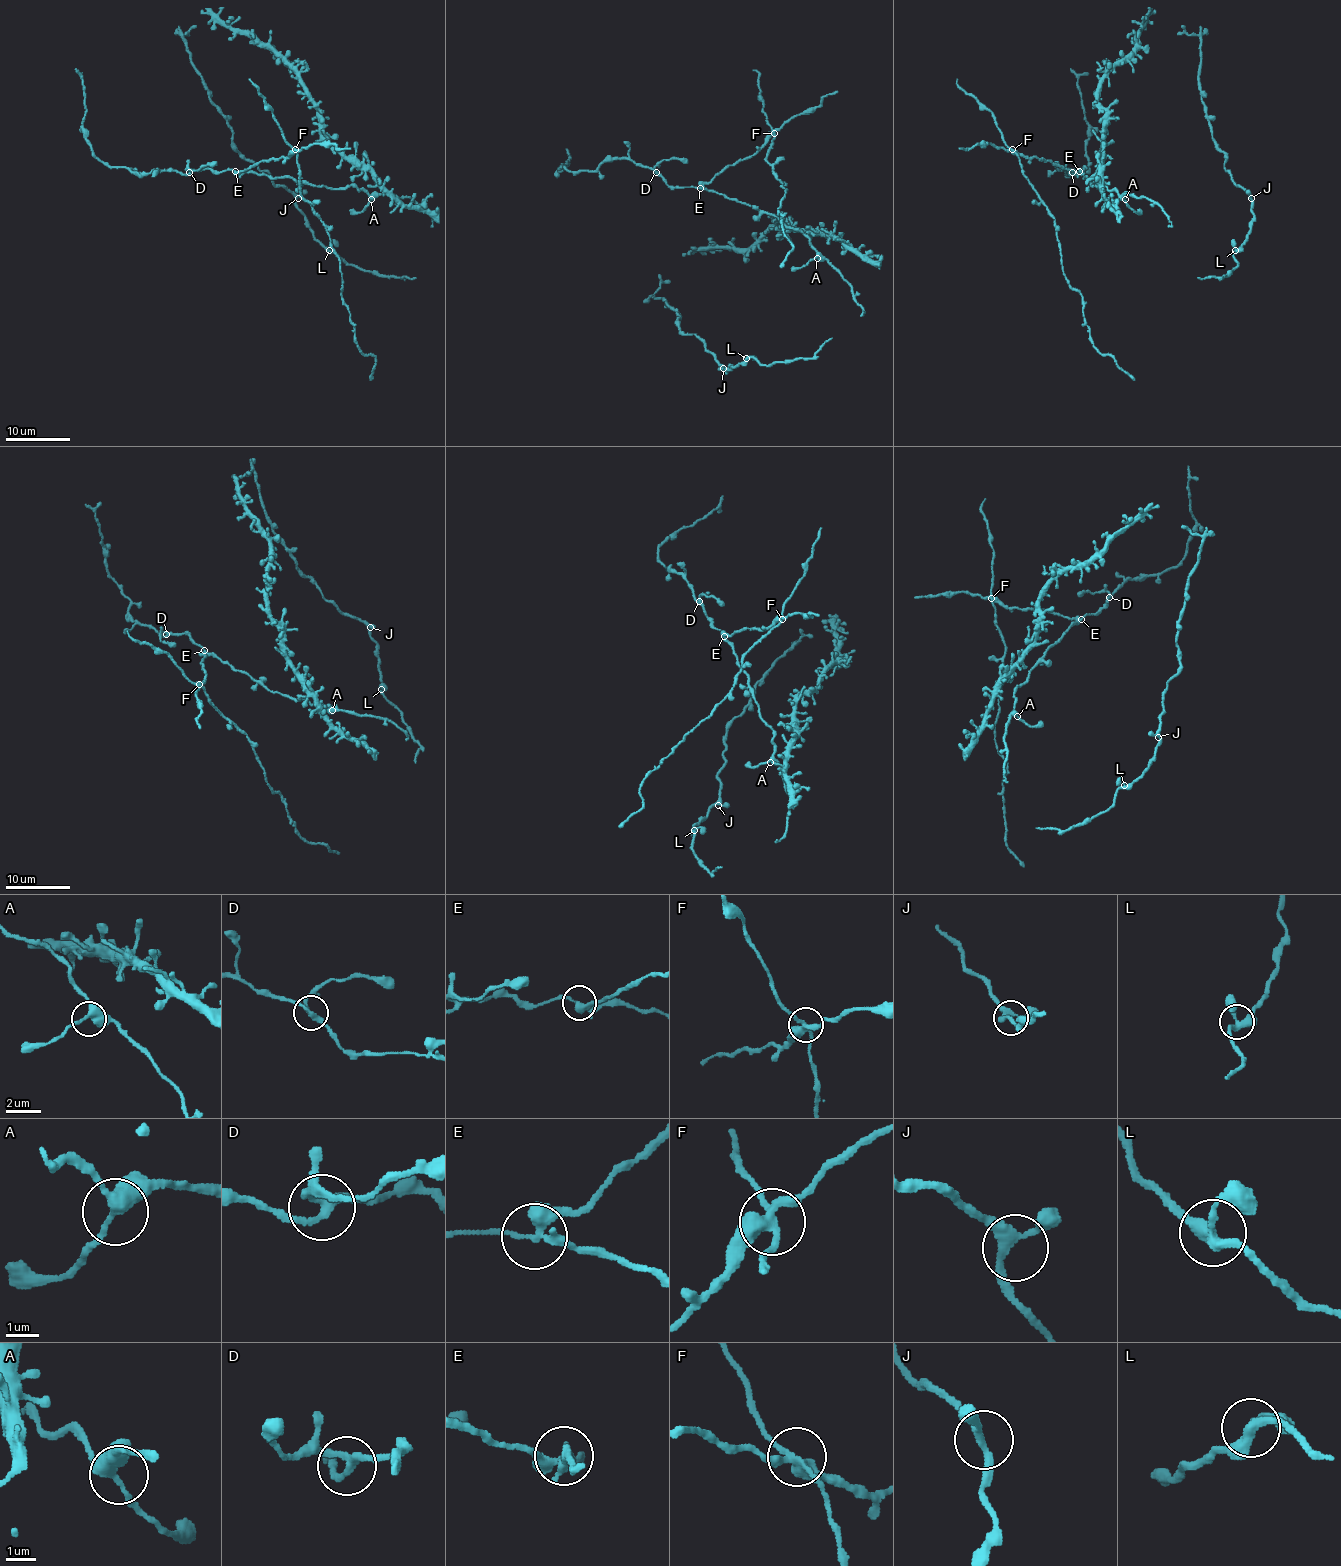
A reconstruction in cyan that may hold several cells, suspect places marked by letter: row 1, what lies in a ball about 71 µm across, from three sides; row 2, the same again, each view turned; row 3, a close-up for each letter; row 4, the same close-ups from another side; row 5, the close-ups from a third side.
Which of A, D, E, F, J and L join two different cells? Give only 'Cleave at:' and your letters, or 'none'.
Cleave at: E, F

